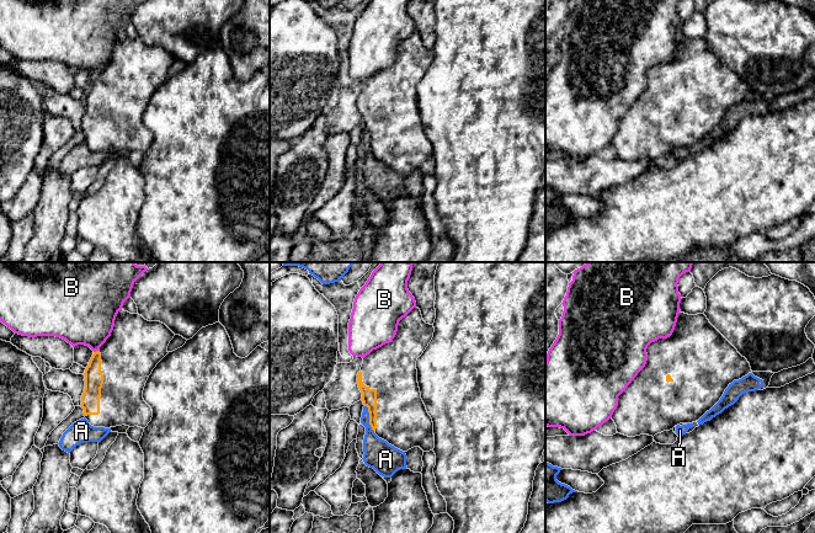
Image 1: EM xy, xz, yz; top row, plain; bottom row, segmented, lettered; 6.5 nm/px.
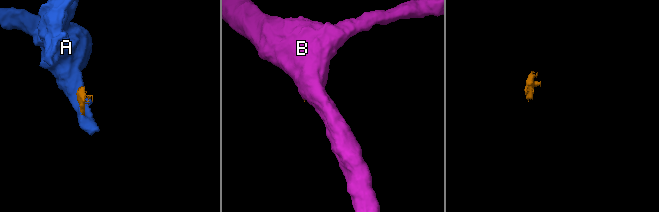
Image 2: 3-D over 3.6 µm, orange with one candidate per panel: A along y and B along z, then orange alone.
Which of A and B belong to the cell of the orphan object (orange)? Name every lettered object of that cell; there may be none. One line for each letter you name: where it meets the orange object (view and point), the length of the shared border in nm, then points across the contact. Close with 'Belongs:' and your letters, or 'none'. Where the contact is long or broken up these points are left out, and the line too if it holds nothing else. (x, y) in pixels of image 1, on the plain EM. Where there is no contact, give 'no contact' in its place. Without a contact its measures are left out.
Belongs: none

